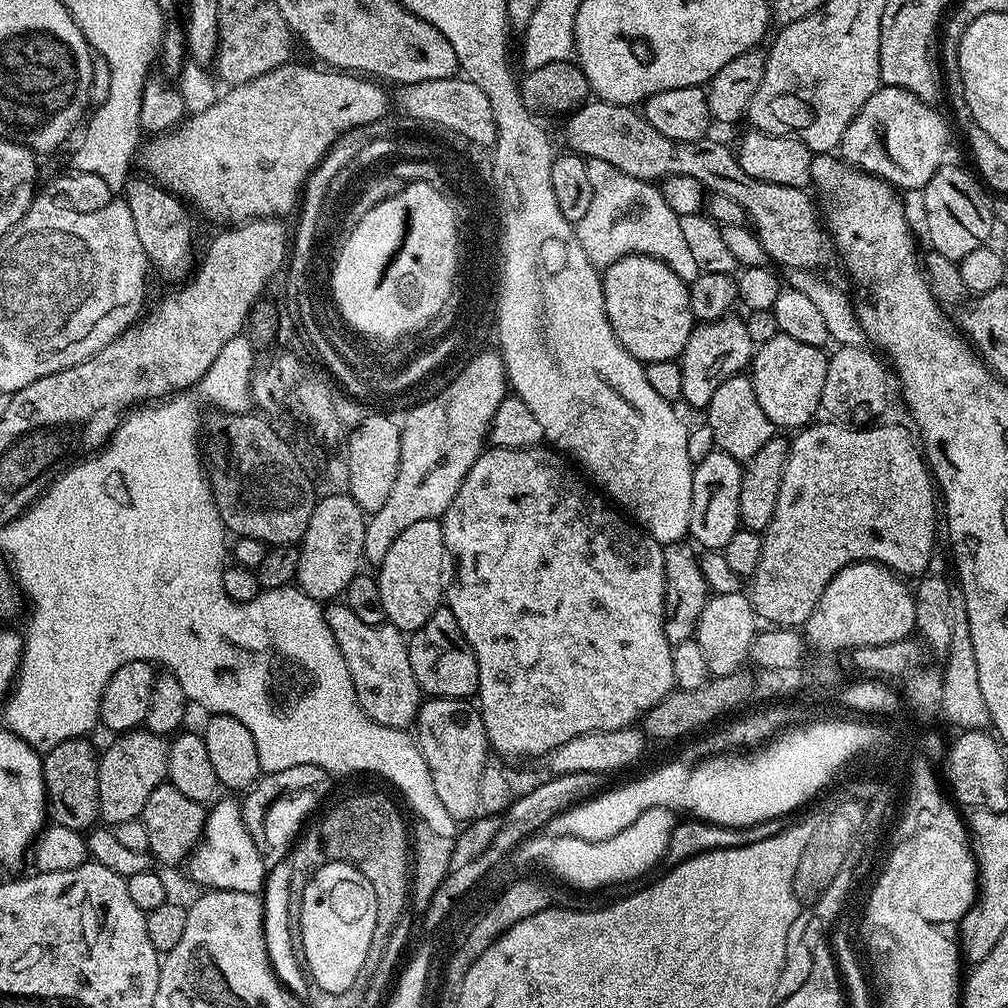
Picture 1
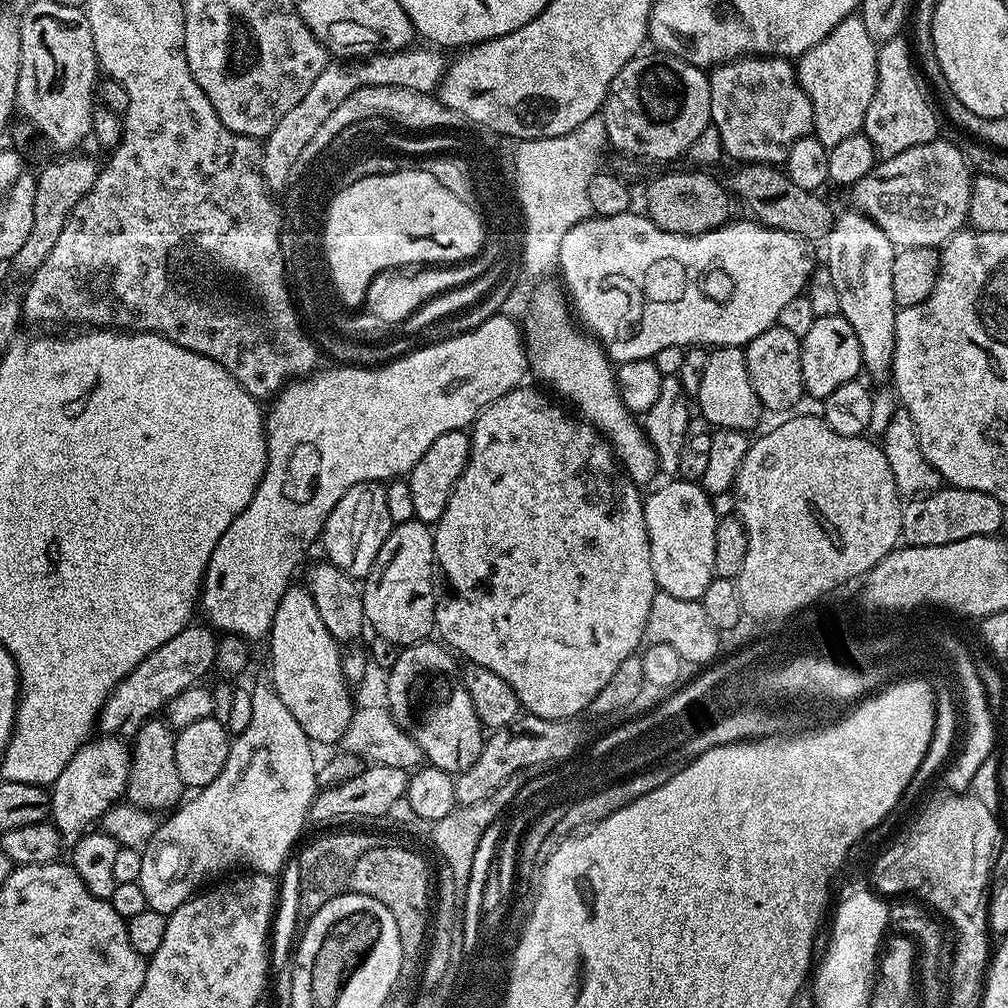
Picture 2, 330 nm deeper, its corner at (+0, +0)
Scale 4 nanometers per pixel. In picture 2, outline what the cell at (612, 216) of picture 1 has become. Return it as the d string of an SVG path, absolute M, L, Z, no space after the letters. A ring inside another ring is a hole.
M600 114L586 118L582 126L570 134L562 134L554 142L541 142L535 147L525 144L519 154L519 188L524 210L532 218L528 221L528 271L550 272L550 258L562 238L566 238L566 230L593 215L590 194L586 194L586 189L592 175L601 167L600 151L607 144L606 122Z

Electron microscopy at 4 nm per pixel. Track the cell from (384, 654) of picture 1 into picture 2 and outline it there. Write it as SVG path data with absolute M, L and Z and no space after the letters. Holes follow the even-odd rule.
M289 586L286 594L282 594L282 602L278 602L278 610L274 614L272 631L266 640L268 652L272 655L270 683L309 740L317 745L339 745L354 711L352 696L348 693L351 692L350 685L342 674L342 648L330 630L326 630L307 587L296 587Z

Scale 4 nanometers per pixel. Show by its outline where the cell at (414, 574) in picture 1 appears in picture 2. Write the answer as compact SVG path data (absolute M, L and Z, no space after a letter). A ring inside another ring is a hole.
M415 518L395 525L392 533L382 542L374 566L362 580L364 619L375 635L398 646L419 644L433 635L436 627L436 584L432 581L434 553L433 529Z

